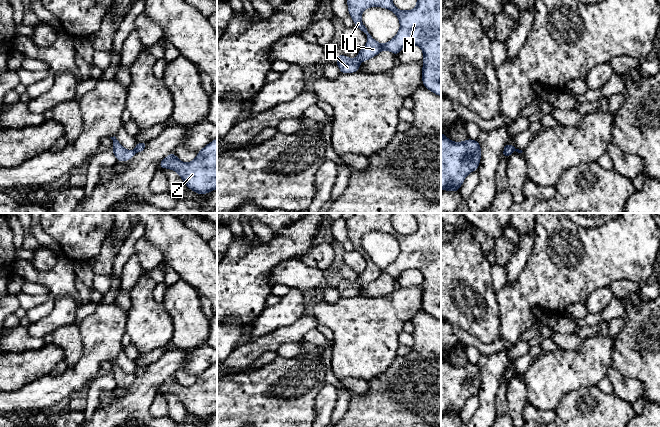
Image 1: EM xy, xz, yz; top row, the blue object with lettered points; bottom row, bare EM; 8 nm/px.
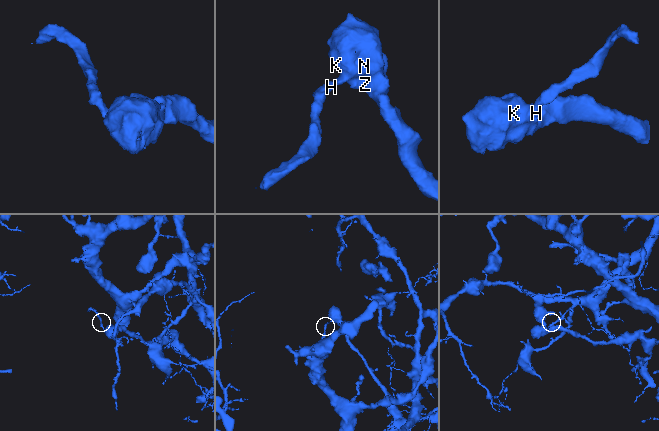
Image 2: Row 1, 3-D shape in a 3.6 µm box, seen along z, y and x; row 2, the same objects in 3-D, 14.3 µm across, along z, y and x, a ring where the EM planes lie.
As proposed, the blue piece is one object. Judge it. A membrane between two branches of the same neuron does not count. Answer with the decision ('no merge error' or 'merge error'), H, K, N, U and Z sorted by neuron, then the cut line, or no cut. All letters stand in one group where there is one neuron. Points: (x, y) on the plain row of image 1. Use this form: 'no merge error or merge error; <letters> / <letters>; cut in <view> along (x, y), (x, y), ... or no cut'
merge error; H / K N U Z; cut in xz along (356, 282), (359, 285)

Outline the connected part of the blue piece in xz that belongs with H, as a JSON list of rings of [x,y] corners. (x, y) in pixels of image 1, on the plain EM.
[[[343,278],[336,279],[337,290],[341,298],[349,298],[360,295],[358,283],[351,283]]]

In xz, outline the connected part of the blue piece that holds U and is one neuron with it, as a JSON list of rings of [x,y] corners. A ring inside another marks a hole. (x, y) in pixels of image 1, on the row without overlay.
[[[353,213],[346,219],[349,240],[354,245],[354,250],[367,259],[367,267],[363,273],[358,274],[359,286],[367,285],[377,280],[383,274],[392,276],[396,281],[408,269],[417,269],[423,275],[422,283],[422,308],[423,310],[441,321],[441,213],[411,213],[417,221],[414,233],[403,235],[392,226],[394,213]],[[370,231],[381,231],[392,235],[399,243],[400,253],[394,262],[386,268],[377,266],[367,255],[362,246],[362,236]]]

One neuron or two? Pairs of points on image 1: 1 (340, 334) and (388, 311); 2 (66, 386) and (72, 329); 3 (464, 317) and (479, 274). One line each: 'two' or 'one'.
1: one
2: two
3: one

